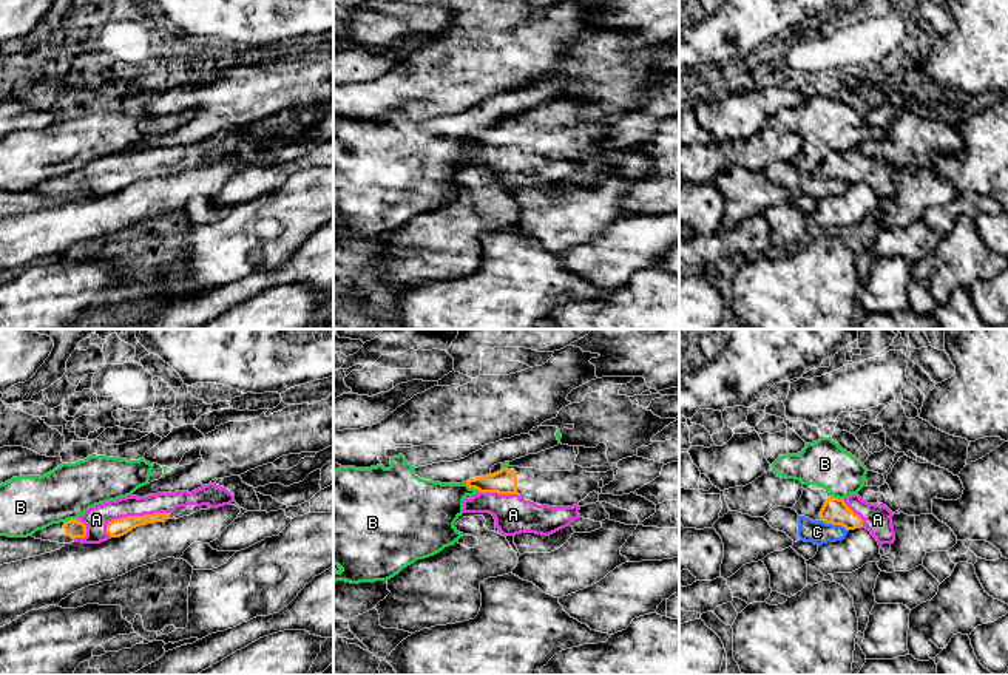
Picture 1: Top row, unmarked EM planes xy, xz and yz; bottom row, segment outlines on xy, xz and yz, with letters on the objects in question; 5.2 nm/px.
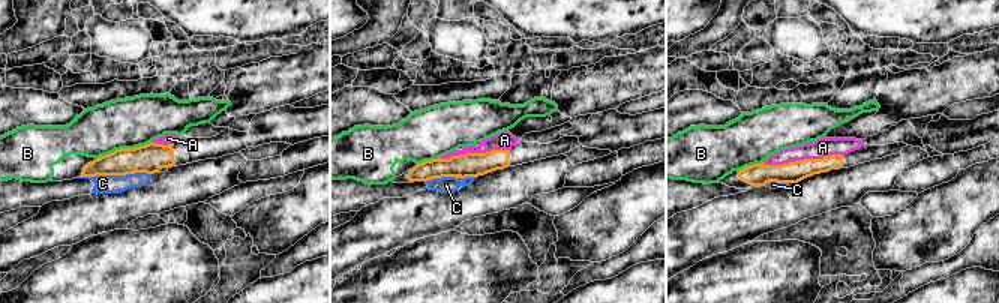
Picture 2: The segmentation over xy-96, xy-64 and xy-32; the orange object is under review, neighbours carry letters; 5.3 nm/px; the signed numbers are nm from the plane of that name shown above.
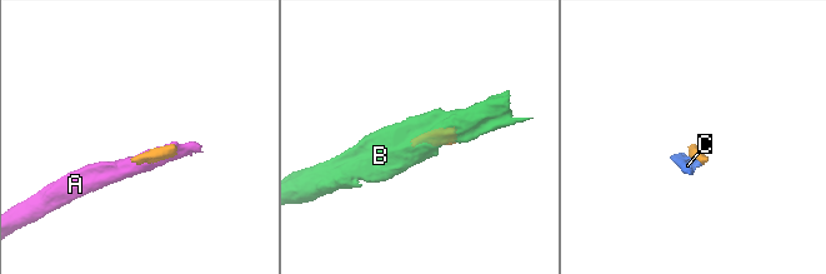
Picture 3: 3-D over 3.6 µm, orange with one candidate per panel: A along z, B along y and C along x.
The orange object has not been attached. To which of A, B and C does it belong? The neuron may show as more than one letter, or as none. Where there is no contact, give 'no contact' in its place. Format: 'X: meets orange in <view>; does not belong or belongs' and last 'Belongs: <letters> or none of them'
A: meets orange in xy; belongs
B: meets orange in xz; does not belong
C: meets orange in yz; does not belong
Belongs: A

